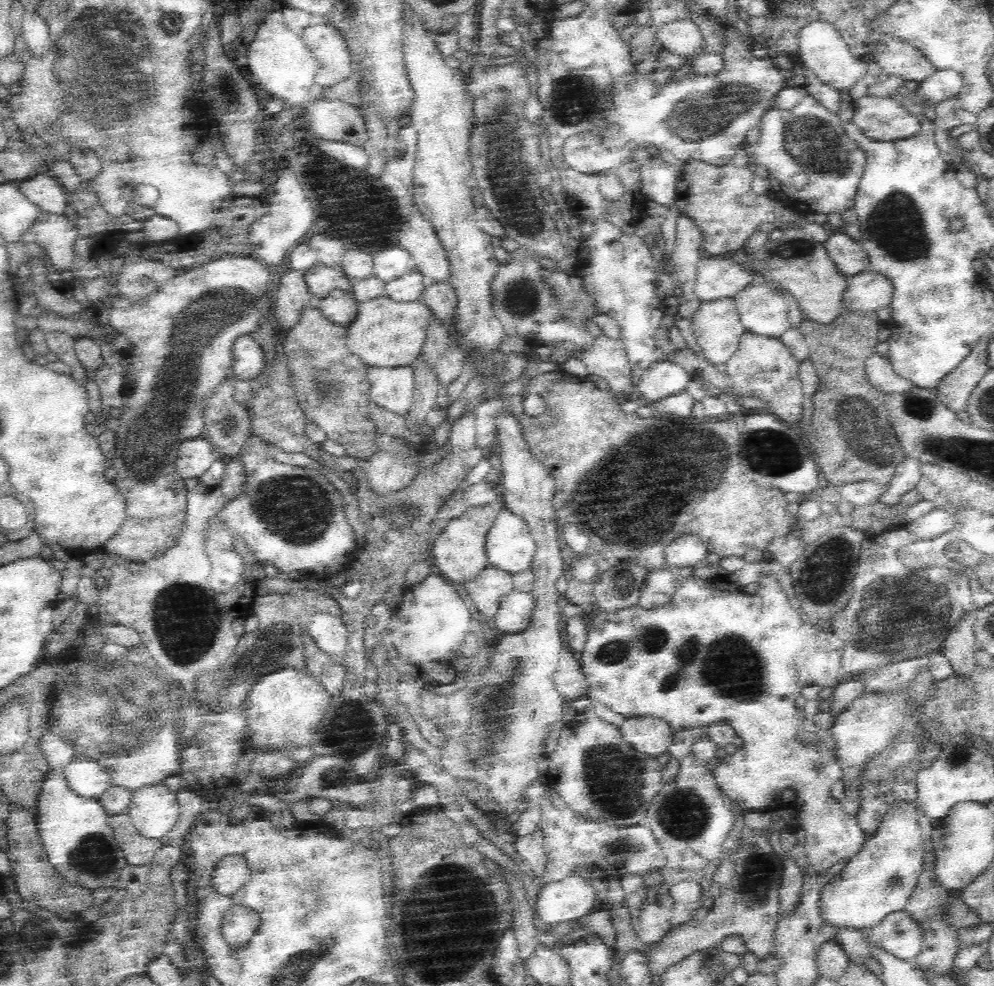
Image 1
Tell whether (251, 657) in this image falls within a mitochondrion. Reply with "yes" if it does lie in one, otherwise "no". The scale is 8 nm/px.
yes

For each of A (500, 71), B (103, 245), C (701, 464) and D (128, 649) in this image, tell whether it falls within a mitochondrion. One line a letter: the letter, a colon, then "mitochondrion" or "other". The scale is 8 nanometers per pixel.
A: other
B: other
C: mitochondrion
D: other

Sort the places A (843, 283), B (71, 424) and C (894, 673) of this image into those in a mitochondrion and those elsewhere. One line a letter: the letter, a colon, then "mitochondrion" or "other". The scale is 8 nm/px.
A: other
B: other
C: mitochondrion

